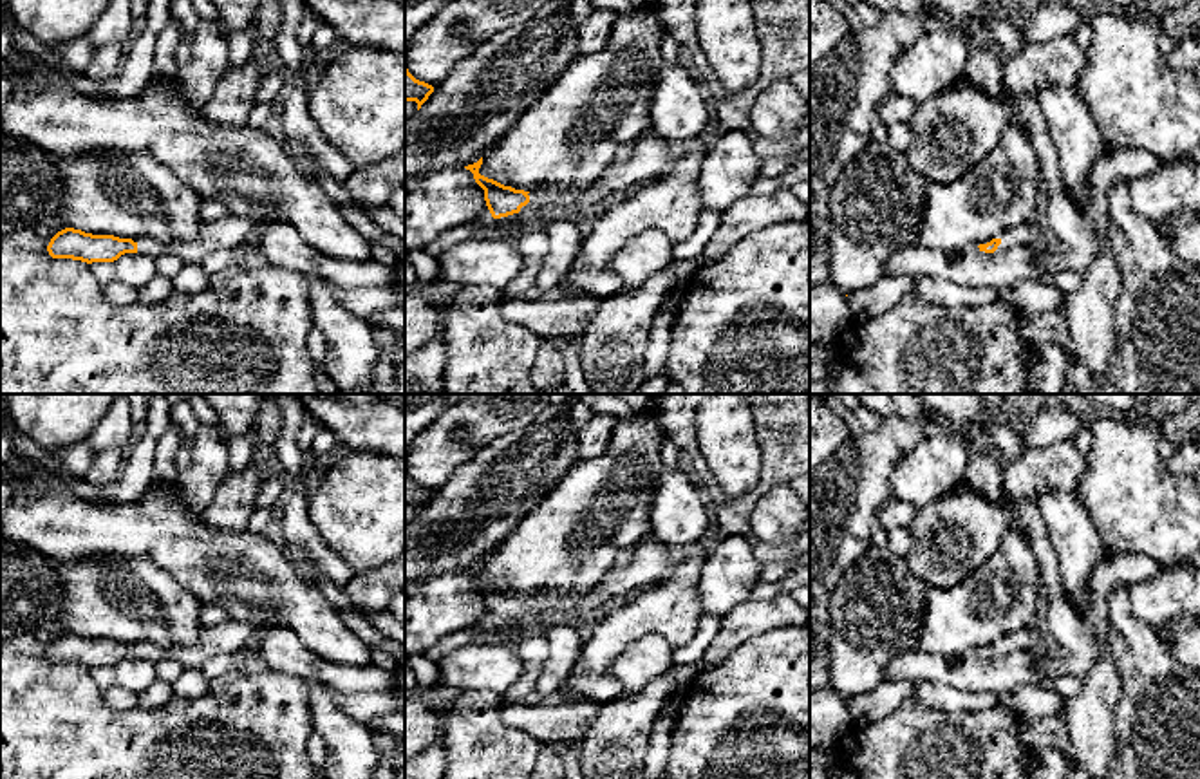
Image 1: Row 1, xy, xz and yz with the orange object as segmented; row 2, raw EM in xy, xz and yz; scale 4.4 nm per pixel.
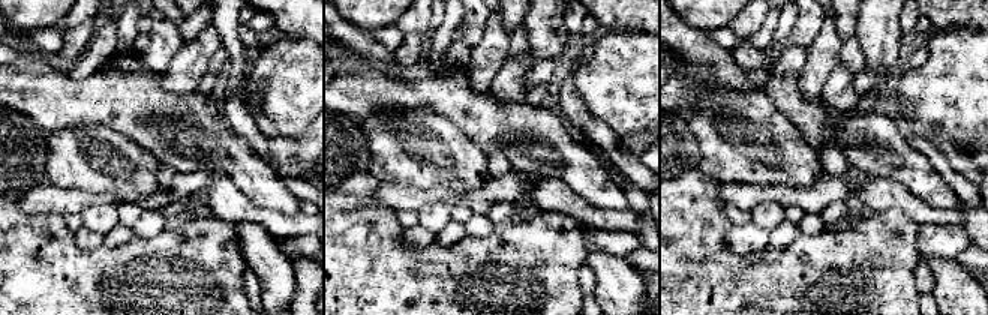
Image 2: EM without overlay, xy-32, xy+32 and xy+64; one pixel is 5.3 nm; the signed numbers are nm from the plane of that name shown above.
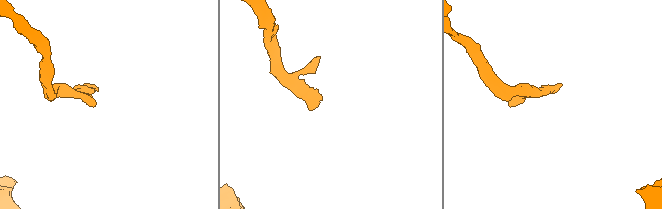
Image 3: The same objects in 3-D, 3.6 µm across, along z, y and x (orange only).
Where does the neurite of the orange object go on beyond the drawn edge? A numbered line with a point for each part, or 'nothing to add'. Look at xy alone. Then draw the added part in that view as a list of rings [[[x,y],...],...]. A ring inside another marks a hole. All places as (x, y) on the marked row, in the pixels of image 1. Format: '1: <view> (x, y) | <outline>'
1: xy (230, 232) | [[[226,213],[215,222],[202,222],[195,239],[184,242],[163,244],[152,237],[132,239],[137,244],[137,253],[150,257],[177,255],[184,264],[201,264],[202,258],[217,249],[248,251],[264,231],[262,221],[235,217]]]

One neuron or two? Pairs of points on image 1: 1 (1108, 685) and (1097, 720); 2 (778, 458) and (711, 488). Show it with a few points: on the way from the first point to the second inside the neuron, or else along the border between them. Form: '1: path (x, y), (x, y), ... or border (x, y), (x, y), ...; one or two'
1: path (1101, 694), (1097, 711); one
2: path (770, 478), (745, 503), (731, 503); one

